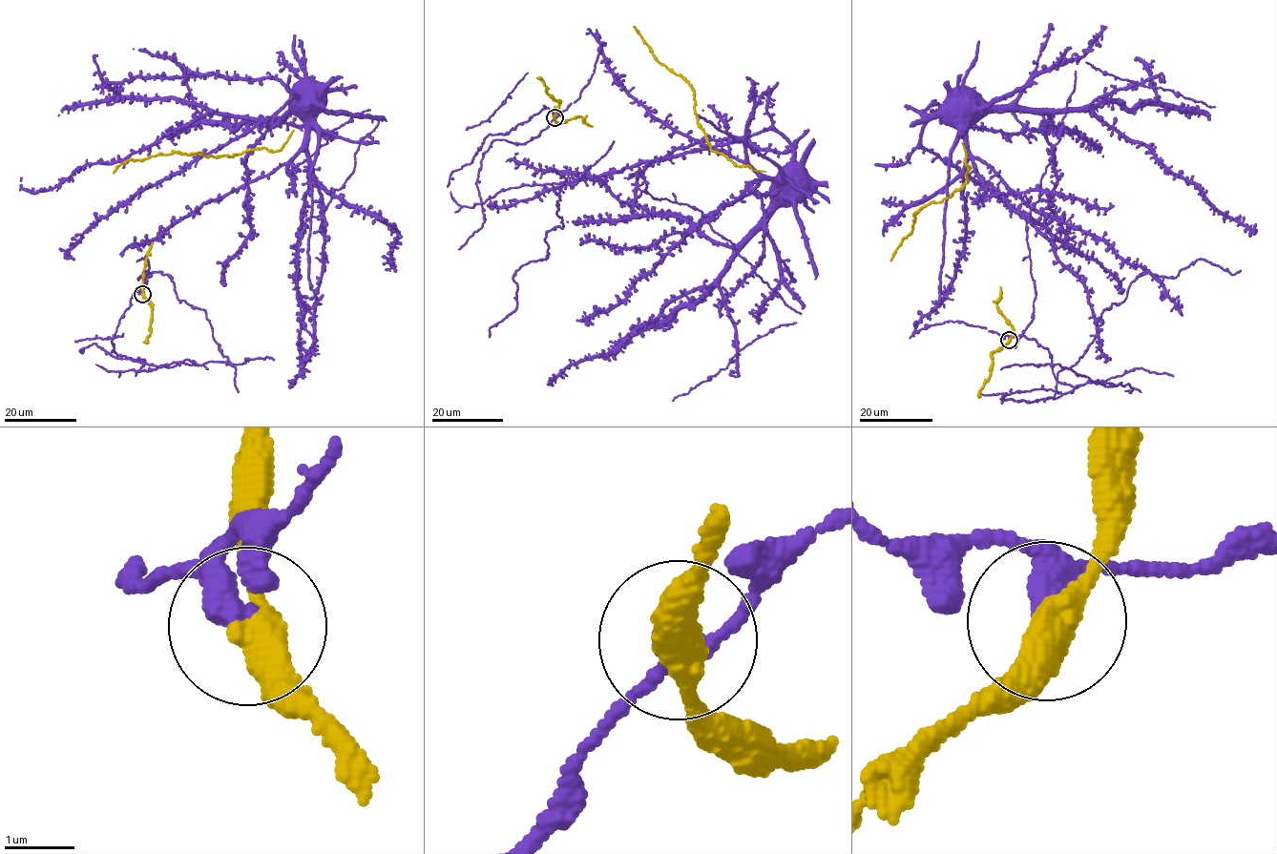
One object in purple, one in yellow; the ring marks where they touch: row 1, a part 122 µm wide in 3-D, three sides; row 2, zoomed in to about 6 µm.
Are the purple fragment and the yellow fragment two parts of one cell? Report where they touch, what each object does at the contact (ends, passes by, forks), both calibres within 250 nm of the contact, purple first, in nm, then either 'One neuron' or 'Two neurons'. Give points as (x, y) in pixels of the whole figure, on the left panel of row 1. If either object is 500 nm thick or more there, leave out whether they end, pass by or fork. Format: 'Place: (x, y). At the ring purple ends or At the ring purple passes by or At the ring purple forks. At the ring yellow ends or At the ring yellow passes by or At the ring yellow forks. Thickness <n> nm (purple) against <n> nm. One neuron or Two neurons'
Place: (142, 294). At the ring purple passes by. At the ring yellow passes by. Thickness 280 nm (purple) against 400 nm. Two neurons

